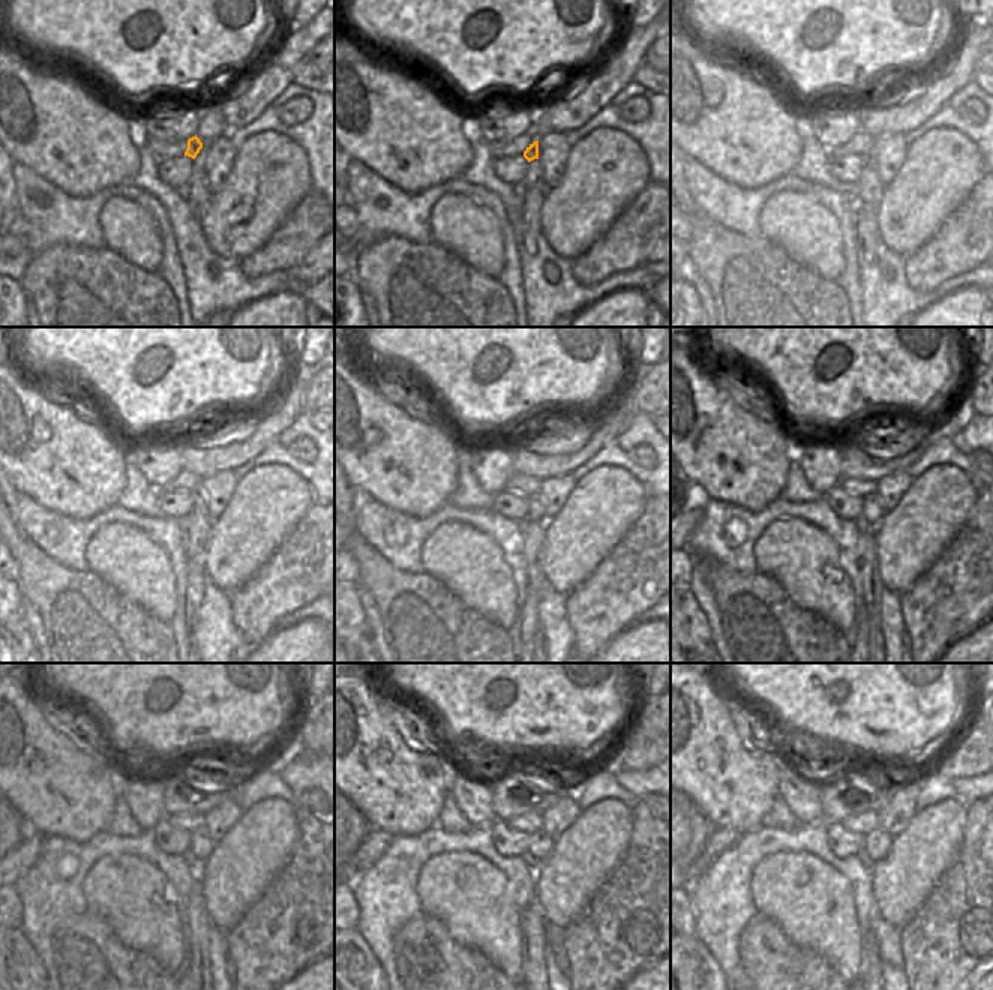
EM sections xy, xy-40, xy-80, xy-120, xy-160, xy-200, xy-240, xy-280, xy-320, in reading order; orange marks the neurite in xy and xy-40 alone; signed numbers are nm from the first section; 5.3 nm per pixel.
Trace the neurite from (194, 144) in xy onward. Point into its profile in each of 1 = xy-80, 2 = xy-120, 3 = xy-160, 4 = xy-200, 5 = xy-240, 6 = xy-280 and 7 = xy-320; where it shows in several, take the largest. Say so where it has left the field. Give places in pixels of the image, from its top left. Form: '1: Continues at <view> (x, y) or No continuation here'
1: Continues at xy-80 (870, 162)
2: Continues at xy-120 (198, 498)
3: Continues at xy-160 (536, 513)
4: Continues at xy-200 (873, 510)
5: Continues at xy-240 (201, 843)
6: Continues at xy-280 (540, 845)
7: Continues at xy-320 (878, 843).

